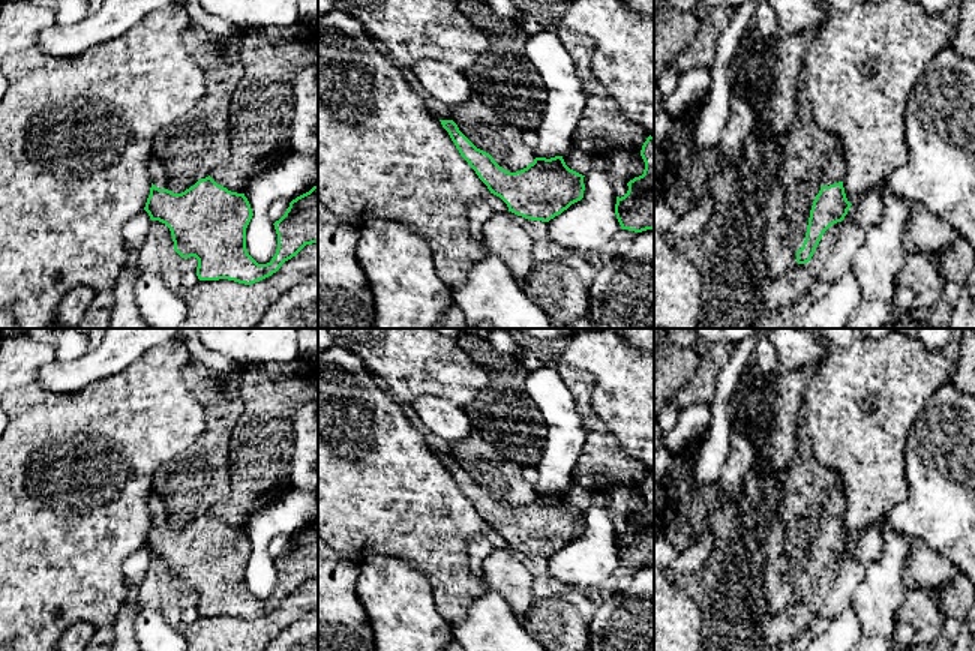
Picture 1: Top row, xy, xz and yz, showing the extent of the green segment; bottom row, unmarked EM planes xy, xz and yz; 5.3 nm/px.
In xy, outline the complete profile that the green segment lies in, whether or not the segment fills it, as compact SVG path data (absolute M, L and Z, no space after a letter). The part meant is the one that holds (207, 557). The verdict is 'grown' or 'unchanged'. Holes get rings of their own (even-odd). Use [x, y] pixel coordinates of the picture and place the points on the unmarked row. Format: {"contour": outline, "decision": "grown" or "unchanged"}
{"contour": "M154 494L148 500L148 508L152 524L144 546L152 556L159 556L170 564L174 586L182 594L195 592L198 596L200 616L228 615L252 621L276 609L306 580L318 579L318 522L292 536L285 550L273 560L278 570L276 590L270 598L258 600L246 585L246 564L254 549L244 530L228 526L210 512L198 516L184 528L174 530L166 522L164 502Z", "decision": "grown"}

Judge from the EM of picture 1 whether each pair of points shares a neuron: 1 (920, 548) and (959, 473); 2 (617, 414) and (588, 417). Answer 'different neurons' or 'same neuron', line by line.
1: different neurons
2: different neurons

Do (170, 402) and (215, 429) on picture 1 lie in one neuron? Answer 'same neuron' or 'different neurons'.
different neurons

